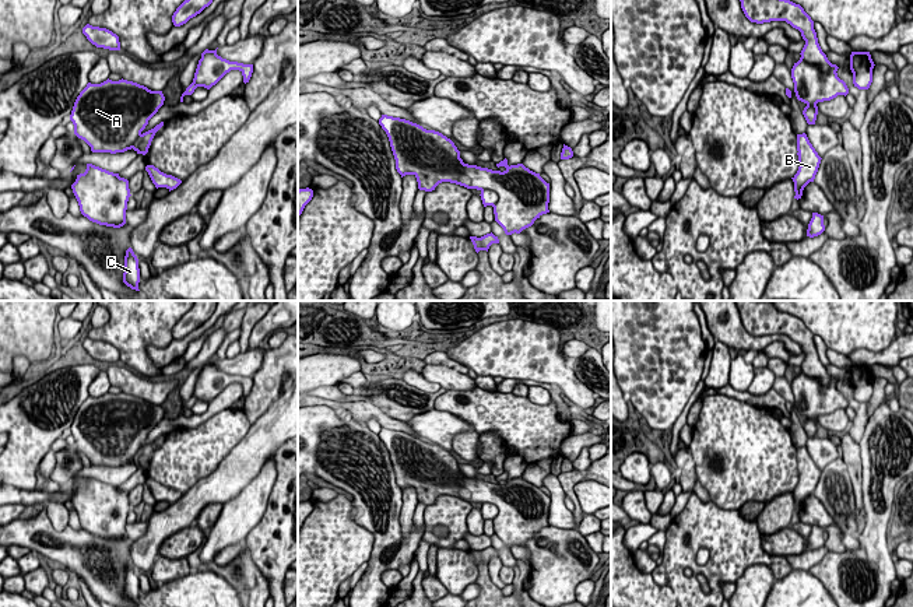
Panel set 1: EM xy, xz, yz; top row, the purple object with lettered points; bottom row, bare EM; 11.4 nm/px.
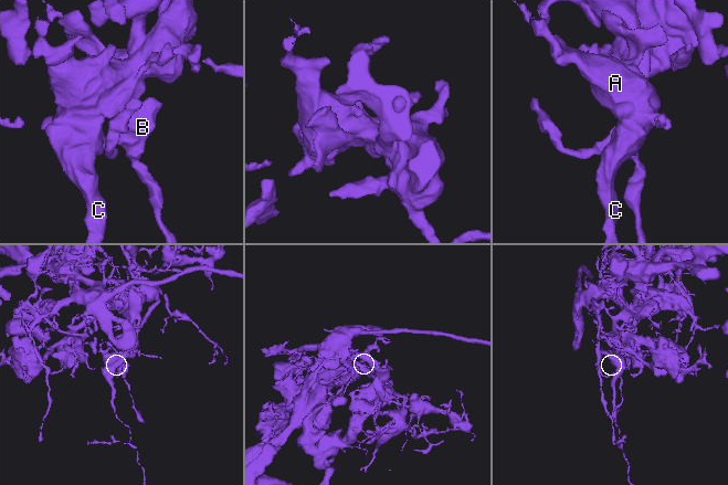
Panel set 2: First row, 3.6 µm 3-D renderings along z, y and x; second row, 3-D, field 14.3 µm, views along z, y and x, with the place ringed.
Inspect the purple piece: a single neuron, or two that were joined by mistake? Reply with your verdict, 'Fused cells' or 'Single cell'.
Fused cells

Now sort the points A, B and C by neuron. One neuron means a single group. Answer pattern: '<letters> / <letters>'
A C / B

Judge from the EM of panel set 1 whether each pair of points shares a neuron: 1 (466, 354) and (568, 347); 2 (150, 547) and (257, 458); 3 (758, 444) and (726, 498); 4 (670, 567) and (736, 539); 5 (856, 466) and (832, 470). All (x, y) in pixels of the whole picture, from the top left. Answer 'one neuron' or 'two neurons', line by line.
1: two neurons
2: one neuron
3: one neuron
4: one neuron
5: two neurons

